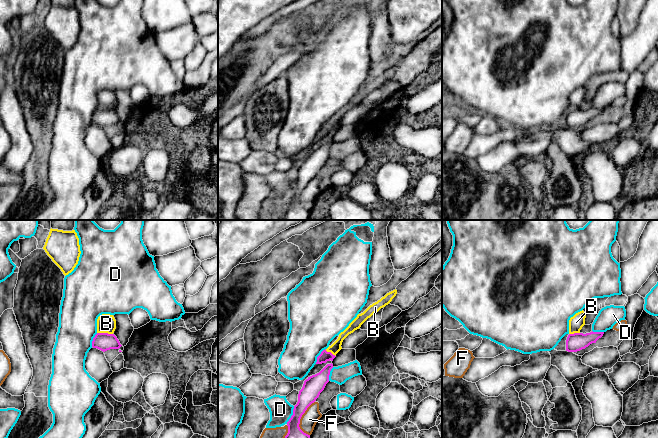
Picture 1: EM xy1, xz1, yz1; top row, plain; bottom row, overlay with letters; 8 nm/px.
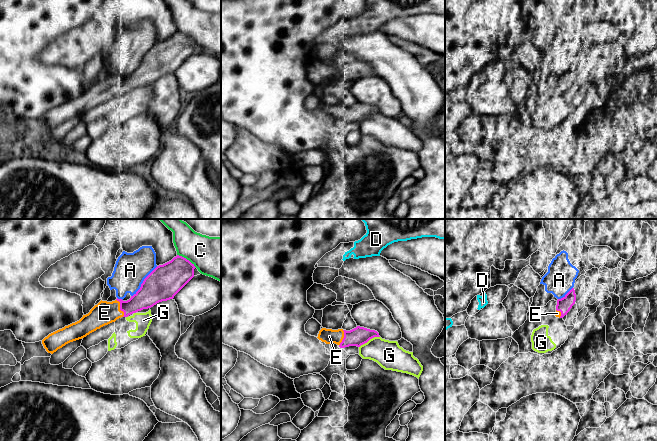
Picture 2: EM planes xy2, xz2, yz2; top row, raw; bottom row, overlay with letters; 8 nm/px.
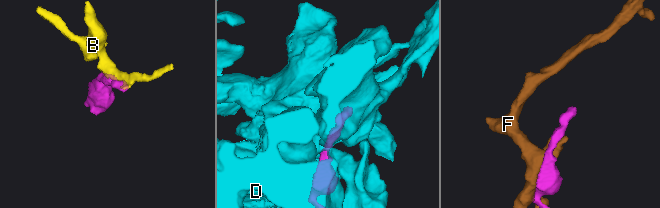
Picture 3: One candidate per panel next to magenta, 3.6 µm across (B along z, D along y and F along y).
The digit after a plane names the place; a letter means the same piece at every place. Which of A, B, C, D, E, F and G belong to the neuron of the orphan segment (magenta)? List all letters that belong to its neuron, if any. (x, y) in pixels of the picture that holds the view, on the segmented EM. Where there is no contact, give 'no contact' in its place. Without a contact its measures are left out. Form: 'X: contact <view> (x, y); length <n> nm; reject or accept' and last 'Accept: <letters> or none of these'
A: contact xy2 (143, 281); length 320 nm; reject
B: contact xy1 (105, 333); length 130 nm; reject
C: contact xy2 (186, 259); length 190 nm; reject
D: contact xz1 (292, 415); length 160 nm; reject
E: contact xy2 (120, 308); length 160 nm; accept
F: contact xz1 (300, 418); length 280 nm; reject
G: contact xz2 (369, 339); length 190 nm; reject
Accept: E

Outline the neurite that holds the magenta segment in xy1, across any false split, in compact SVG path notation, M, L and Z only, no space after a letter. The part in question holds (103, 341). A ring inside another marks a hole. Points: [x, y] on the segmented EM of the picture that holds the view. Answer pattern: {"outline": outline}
{"outline": "M97 333L92 341L92 347L103 352L110 349L119 349L122 345L114 334Z"}

